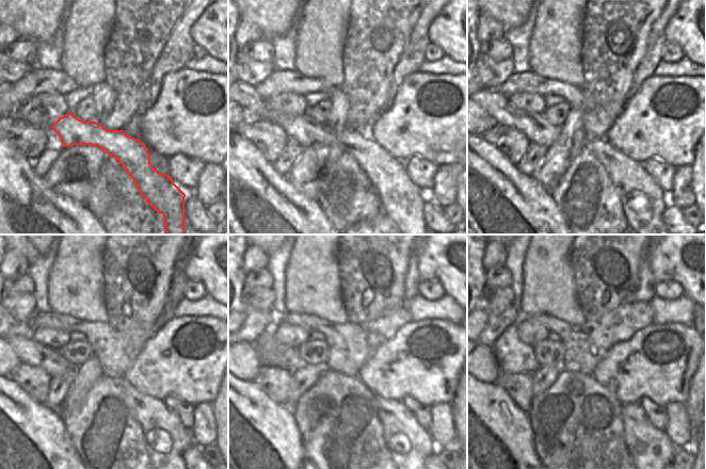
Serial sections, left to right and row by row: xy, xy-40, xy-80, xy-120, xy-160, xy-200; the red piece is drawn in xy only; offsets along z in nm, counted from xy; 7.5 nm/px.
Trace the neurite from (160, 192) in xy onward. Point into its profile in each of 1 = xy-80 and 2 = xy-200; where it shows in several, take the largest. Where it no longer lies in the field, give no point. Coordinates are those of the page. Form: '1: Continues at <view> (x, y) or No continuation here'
1: Continues at xy-80 (643, 201)
2: Continues at xy-200 (652, 450).

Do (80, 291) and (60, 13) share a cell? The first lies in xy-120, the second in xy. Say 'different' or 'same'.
different

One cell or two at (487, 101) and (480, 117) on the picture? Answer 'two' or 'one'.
two

